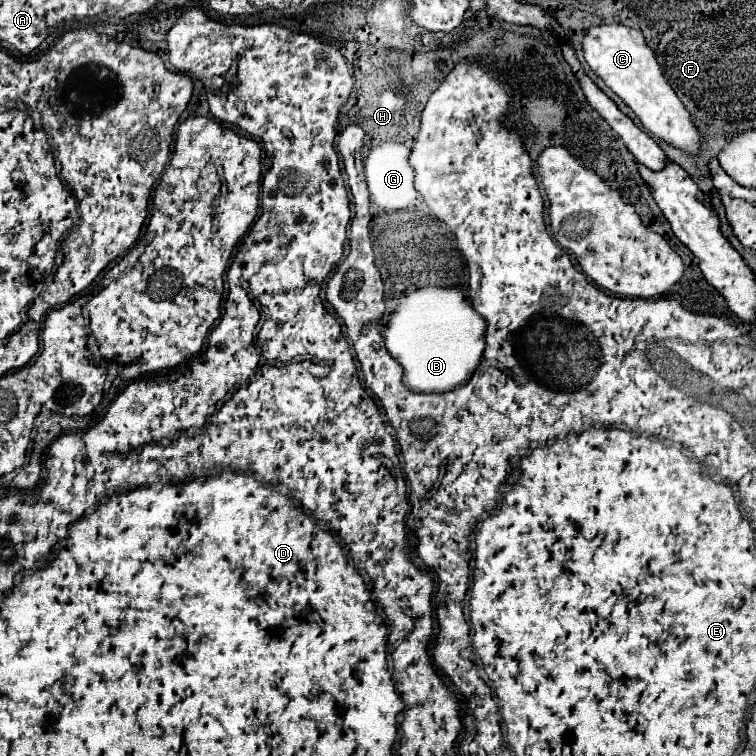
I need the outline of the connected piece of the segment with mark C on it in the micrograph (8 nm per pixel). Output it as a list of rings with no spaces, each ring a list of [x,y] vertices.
[[[602,24],[586,30],[582,40],[584,60],[596,76],[640,118],[640,122],[658,138],[668,144],[696,154],[700,148],[700,132],[692,126],[690,114],[672,90],[672,86],[662,76],[654,52],[646,46],[644,36],[638,30],[626,28],[622,24]]]

